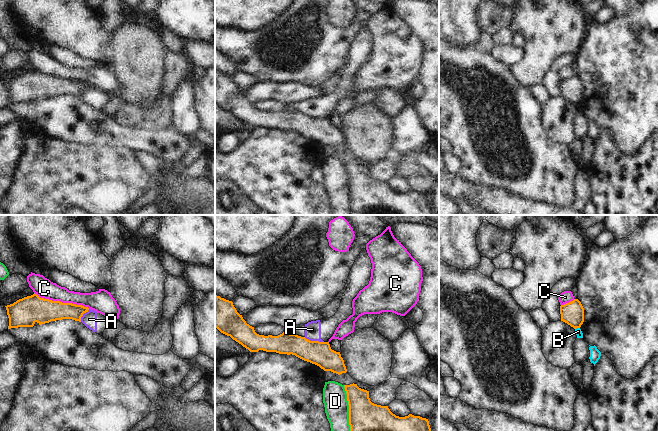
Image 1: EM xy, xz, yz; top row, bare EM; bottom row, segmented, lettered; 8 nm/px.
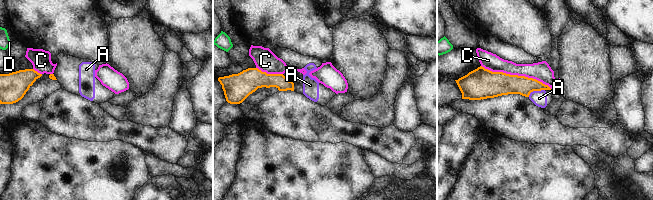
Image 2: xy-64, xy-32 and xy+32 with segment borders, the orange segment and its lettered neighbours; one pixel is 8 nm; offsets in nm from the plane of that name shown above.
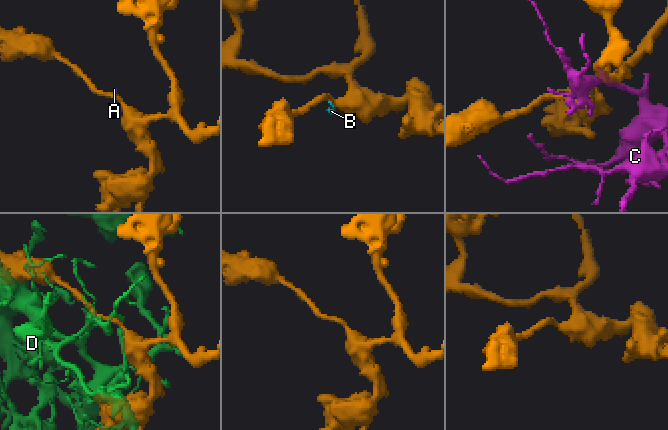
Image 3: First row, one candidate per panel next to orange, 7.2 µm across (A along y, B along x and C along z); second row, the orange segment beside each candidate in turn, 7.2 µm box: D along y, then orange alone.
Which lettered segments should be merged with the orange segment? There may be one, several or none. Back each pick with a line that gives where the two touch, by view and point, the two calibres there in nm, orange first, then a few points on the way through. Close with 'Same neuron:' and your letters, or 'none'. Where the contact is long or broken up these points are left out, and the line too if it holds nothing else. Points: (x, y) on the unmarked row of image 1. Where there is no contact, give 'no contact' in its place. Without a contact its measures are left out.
Same neuron: none

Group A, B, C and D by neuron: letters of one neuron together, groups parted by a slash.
A B / C / D

